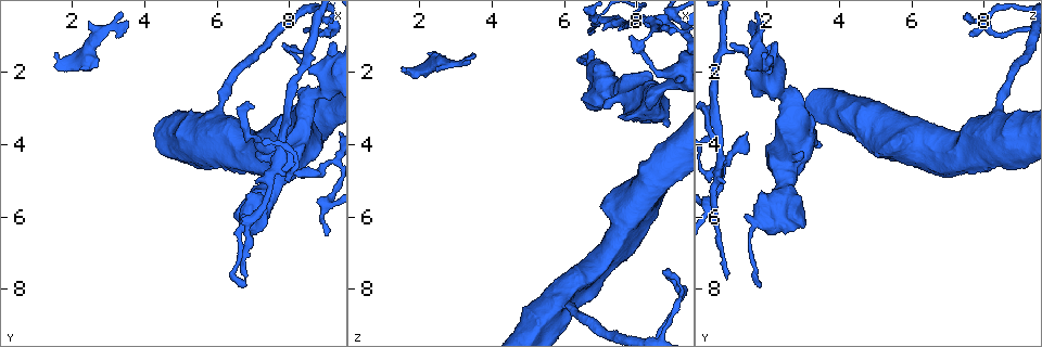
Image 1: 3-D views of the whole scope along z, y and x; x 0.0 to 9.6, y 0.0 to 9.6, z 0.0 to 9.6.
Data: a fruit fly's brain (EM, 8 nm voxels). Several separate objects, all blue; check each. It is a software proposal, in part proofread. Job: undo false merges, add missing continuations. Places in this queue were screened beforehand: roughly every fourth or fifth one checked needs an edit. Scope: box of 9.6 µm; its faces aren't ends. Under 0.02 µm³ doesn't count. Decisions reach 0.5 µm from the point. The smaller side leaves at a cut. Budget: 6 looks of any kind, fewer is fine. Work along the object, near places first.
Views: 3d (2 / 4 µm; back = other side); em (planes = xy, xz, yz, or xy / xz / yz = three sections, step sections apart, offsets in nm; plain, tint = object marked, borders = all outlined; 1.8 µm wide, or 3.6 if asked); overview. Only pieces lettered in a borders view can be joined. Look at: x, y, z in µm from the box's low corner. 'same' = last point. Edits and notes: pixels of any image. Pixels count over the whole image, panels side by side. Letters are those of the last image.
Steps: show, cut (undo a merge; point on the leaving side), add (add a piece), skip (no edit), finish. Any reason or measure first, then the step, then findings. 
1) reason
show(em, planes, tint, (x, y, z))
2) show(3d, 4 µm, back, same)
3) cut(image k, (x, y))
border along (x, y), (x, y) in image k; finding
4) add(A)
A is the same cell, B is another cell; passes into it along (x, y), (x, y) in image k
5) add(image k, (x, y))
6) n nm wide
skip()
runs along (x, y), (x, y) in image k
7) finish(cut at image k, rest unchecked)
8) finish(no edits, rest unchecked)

an open end
show(em, planes, borders, (1.60, 1.45, 1.90))

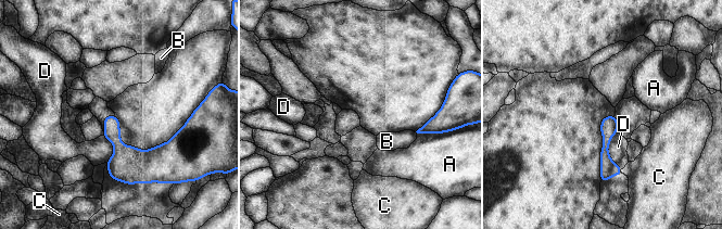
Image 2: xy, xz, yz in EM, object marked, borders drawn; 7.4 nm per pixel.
add(D)
D is the same cell, A, B and C are other cells; passes into it along (609, 125), (608, 151), (618, 147) in image 2; it goes on there

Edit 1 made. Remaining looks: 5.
free end
show(3d, 4 µm, (3.55, 0.70, 1.60))

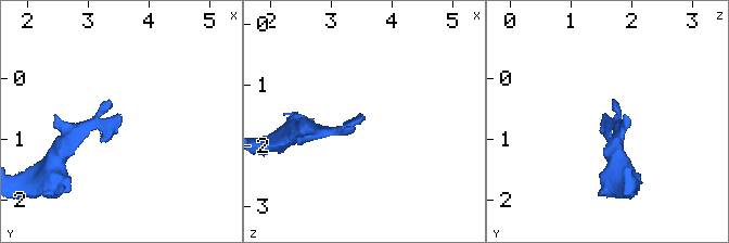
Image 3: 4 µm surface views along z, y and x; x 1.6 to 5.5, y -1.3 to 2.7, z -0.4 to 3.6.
show(em, xy, step 8, tint, (3.60, 0.65, 1.55))

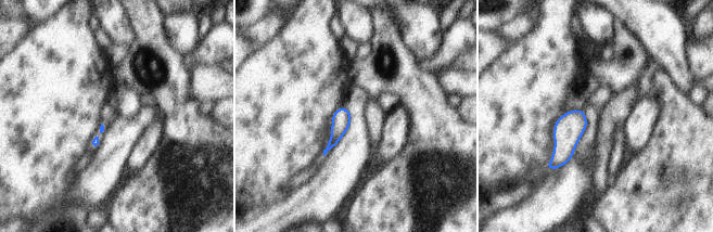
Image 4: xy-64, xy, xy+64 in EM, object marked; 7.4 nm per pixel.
show(em, xz, step 4, borders, same)

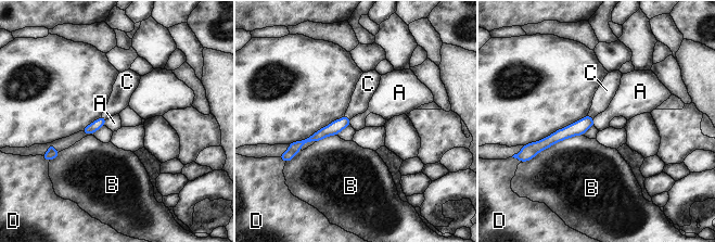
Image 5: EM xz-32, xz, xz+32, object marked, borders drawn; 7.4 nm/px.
add(C)
C is the same cell, A, B and D are other cells; passes into it along (336, 126), (347, 117), (365, 89) in image 5; it goes on there

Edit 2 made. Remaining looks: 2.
a fork
show(3d, 2 µm, (8.45, 1.45, 0.80))

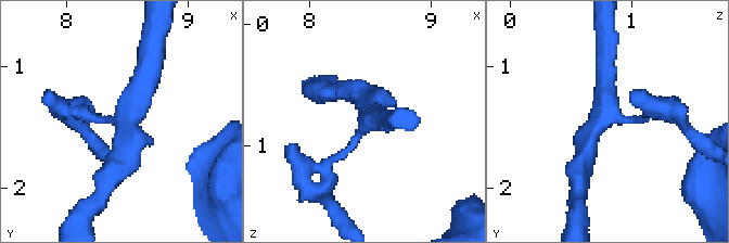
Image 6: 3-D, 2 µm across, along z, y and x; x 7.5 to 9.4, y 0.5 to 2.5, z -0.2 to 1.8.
show(em, xz, step 8, borders, (8.48, 1.42, 0.86))

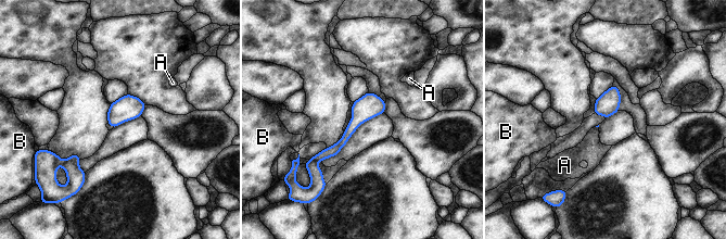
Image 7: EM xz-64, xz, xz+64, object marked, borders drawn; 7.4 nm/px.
cut(image 7, (46, 162))
A and B are other cells; a second cell is stuck on

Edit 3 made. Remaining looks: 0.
finish(add at image 2, add at image 5, cut at image 7, rest unchecked)

